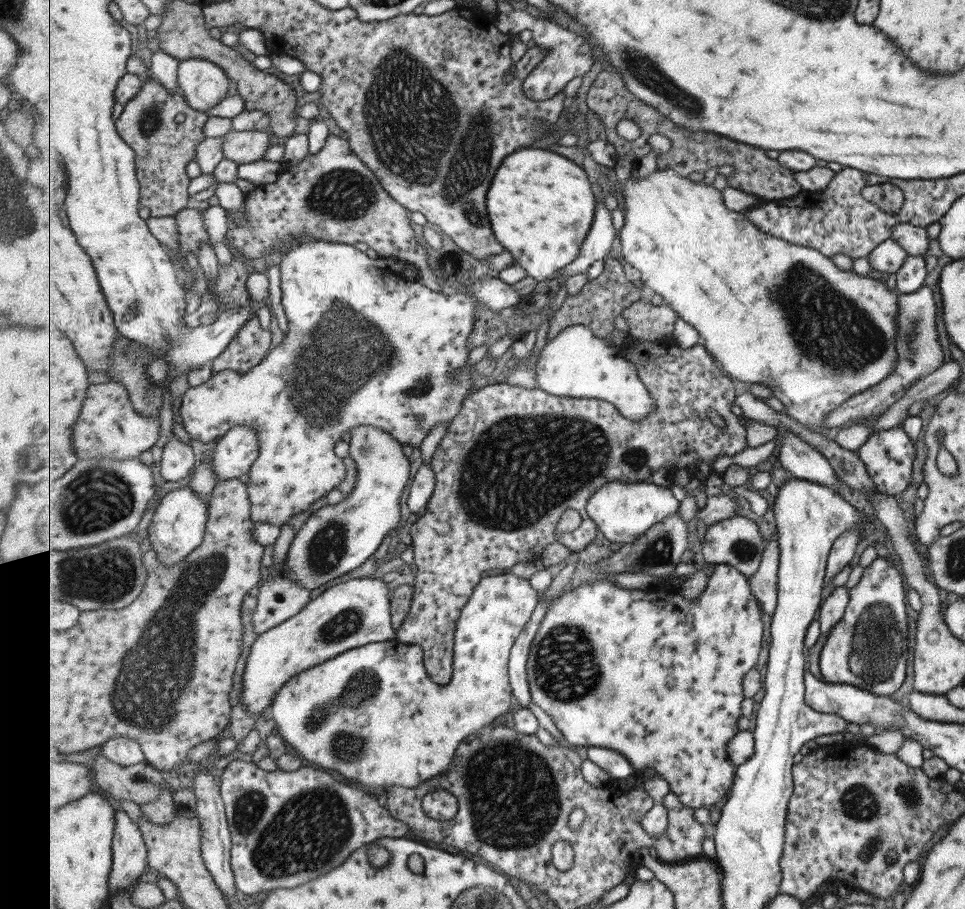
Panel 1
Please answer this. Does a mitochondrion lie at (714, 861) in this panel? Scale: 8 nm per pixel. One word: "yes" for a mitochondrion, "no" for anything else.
no

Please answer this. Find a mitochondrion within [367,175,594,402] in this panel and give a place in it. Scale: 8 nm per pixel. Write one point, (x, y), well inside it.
(451, 262)

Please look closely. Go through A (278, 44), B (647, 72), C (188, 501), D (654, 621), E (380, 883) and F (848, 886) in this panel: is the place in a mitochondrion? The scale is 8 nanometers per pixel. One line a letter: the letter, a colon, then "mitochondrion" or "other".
A: other
B: mitochondrion
C: other
D: other
E: other
F: other

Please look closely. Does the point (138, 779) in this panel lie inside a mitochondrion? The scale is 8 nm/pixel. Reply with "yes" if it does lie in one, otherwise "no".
yes

